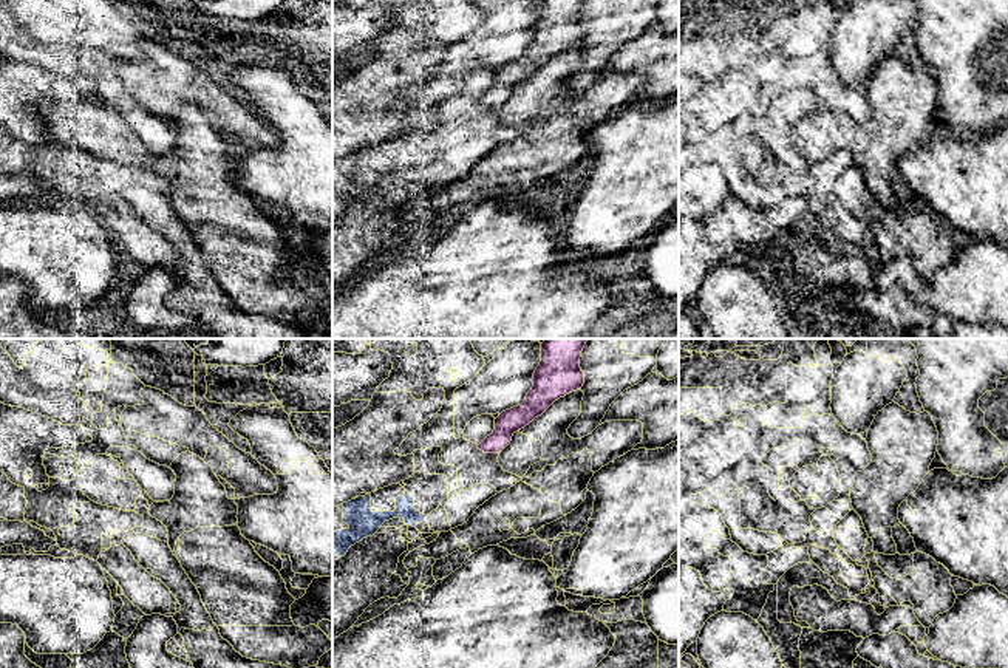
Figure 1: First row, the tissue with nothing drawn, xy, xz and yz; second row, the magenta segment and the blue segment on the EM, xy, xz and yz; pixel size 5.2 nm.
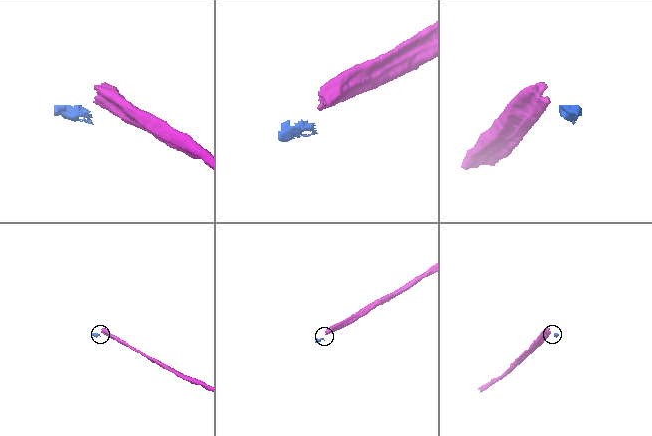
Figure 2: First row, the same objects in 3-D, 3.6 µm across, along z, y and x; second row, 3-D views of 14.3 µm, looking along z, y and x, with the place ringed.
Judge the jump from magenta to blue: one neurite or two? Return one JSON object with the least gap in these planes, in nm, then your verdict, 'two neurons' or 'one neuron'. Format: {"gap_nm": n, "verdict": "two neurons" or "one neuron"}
{"gap_nm": 420, "verdict": "two neurons"}

